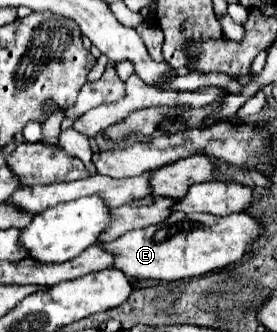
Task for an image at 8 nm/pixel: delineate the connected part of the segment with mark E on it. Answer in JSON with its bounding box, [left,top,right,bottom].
[100,212,260,280]

